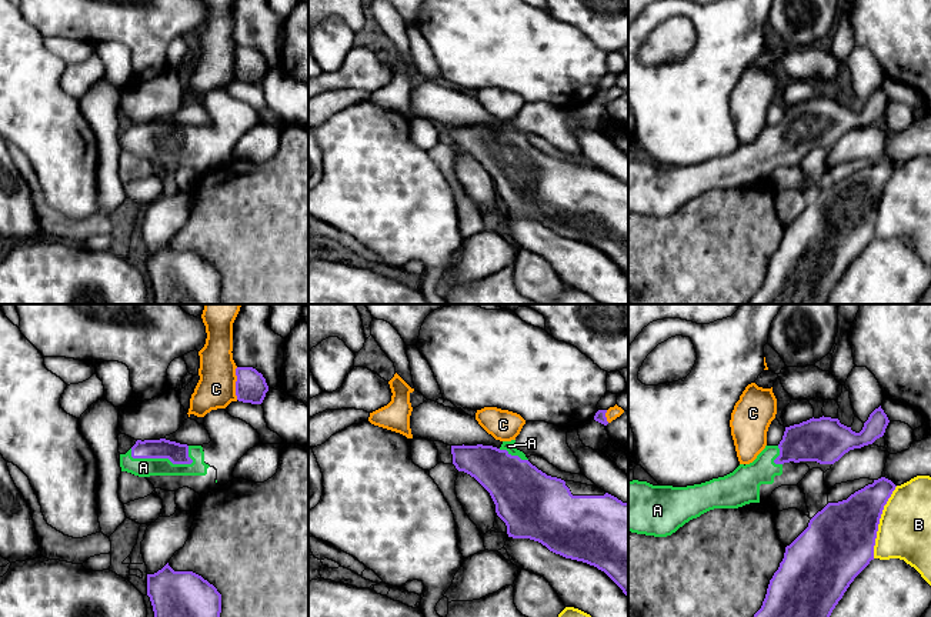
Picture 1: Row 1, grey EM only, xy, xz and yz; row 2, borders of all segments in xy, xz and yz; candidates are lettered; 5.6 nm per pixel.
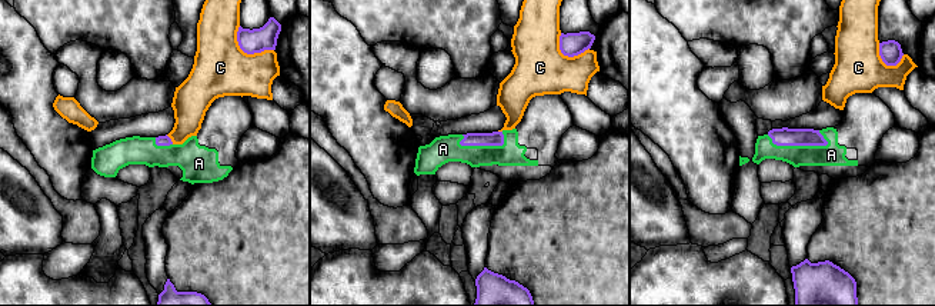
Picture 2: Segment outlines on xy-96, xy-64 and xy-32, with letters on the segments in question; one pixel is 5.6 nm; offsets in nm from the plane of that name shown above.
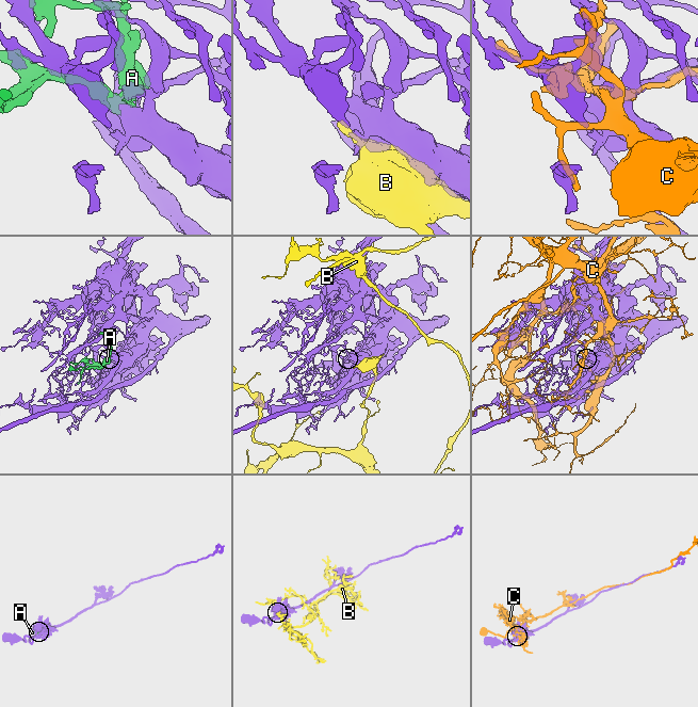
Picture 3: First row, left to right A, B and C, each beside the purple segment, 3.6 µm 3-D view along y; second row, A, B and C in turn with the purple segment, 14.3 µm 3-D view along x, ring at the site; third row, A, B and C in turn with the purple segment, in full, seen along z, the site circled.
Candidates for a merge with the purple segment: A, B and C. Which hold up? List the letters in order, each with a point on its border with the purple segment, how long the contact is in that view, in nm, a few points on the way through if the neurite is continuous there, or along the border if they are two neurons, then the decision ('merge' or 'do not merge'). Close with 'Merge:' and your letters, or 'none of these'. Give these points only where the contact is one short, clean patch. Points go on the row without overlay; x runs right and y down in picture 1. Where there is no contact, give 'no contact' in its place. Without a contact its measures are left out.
A: contact xy (159, 137); length 360 nm; merge
B: contact yz (878, 202); length 440 nm; do not merge
C: contact xy (236, 63); length 180 nm; do not merge
Merge: A

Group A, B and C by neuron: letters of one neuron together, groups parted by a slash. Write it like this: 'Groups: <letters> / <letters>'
Groups: A / B / C

